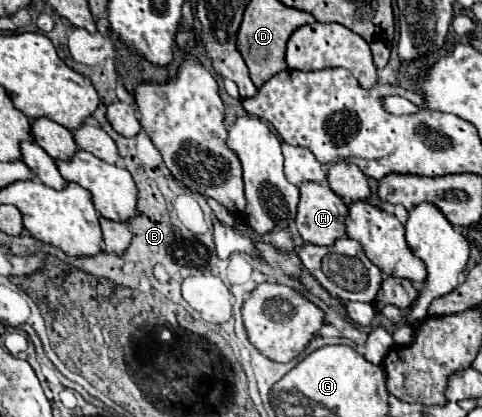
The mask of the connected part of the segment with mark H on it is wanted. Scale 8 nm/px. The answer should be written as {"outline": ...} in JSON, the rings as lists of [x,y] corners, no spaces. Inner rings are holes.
{"outline":[[[304,182],[300,186],[296,226],[306,242],[332,246],[338,238],[346,236],[346,216],[348,206],[330,190],[330,186],[318,182]]]}

